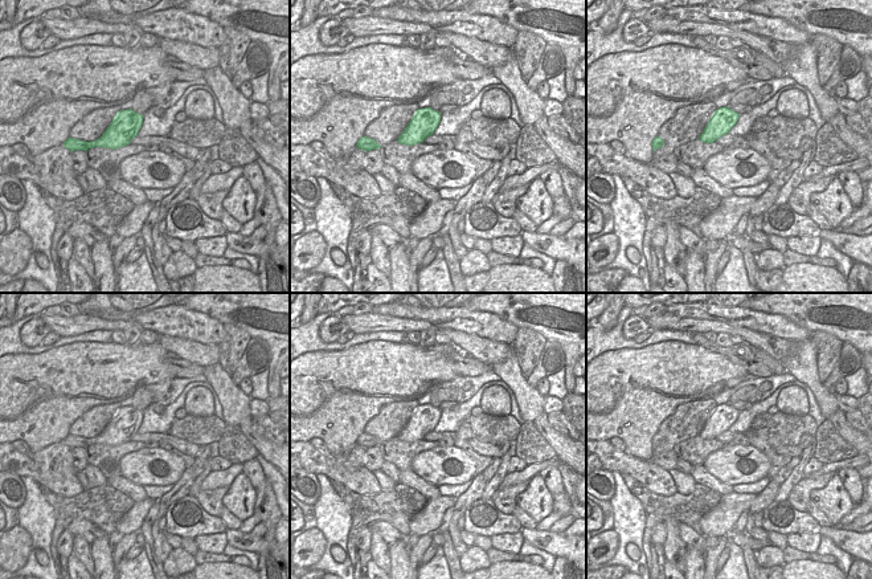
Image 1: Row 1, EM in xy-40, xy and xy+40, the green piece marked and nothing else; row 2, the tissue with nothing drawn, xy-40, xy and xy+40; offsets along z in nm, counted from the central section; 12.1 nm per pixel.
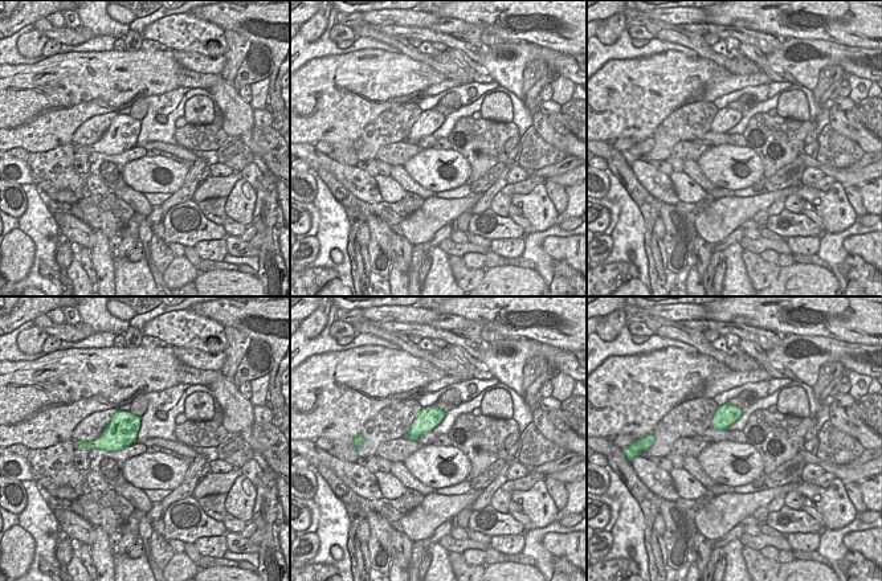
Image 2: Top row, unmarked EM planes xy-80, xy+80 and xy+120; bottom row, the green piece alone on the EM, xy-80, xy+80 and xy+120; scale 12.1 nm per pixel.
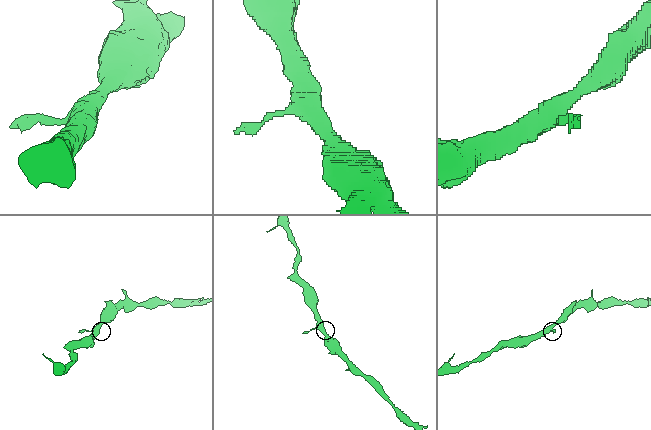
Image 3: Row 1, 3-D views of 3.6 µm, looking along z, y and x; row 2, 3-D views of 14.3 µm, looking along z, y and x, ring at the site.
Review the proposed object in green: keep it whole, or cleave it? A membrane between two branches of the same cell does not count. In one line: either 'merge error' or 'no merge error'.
no merge error

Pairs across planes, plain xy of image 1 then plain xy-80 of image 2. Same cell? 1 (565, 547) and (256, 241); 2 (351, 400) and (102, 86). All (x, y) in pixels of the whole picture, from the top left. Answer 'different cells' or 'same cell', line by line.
1: different cells
2: same cell

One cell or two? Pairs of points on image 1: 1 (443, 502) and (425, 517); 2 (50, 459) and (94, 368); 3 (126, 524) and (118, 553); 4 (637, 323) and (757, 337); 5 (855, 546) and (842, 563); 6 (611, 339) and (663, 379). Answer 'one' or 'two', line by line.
1: one
2: two
3: two
4: two
5: two
6: two

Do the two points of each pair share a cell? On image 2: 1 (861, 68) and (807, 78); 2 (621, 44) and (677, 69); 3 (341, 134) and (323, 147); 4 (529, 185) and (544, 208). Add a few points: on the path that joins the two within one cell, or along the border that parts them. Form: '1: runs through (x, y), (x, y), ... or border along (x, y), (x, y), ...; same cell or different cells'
1: runs through (846, 58), (824, 58), (819, 64); same cell
2: border along (678, 50), (664, 50), (642, 57), (617, 60); different cells
3: border along (314, 143), (327, 142), (331, 146), (331, 155); different cells
4: border along (542, 183), (527, 193), (515, 193), (510, 203); different cells

